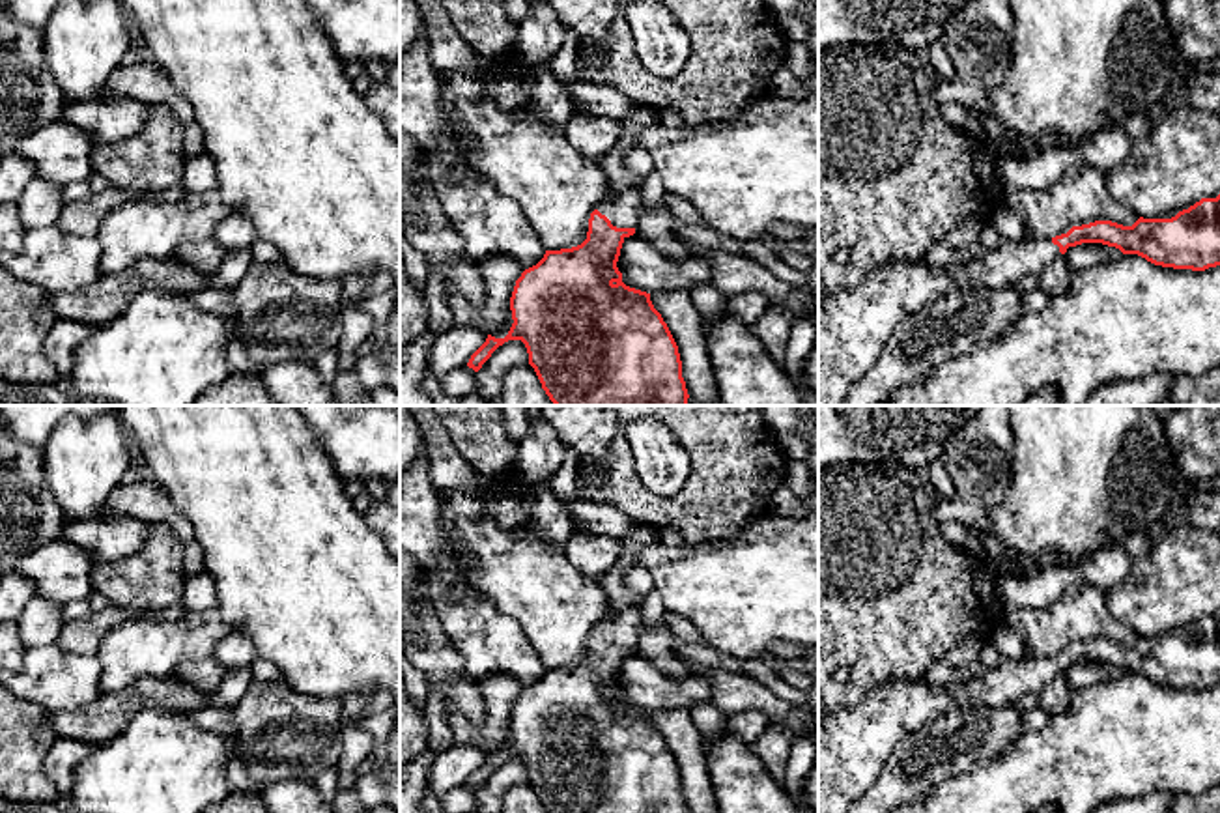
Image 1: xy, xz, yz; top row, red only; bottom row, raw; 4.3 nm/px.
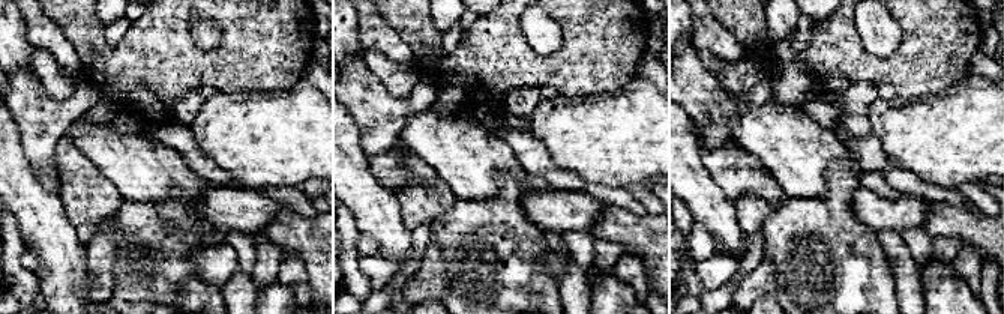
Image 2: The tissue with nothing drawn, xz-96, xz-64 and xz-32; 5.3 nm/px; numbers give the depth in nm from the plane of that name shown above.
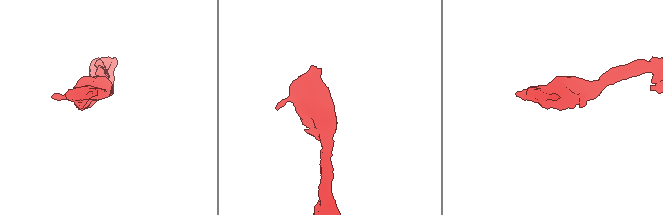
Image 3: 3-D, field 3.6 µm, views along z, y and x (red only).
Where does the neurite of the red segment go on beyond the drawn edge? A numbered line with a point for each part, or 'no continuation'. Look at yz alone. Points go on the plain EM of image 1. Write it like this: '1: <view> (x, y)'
1: yz (854, 742)

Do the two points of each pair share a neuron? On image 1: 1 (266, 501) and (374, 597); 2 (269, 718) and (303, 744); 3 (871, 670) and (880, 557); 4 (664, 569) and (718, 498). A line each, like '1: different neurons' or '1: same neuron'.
1: same neuron
2: same neuron
3: same neuron
4: different neurons

